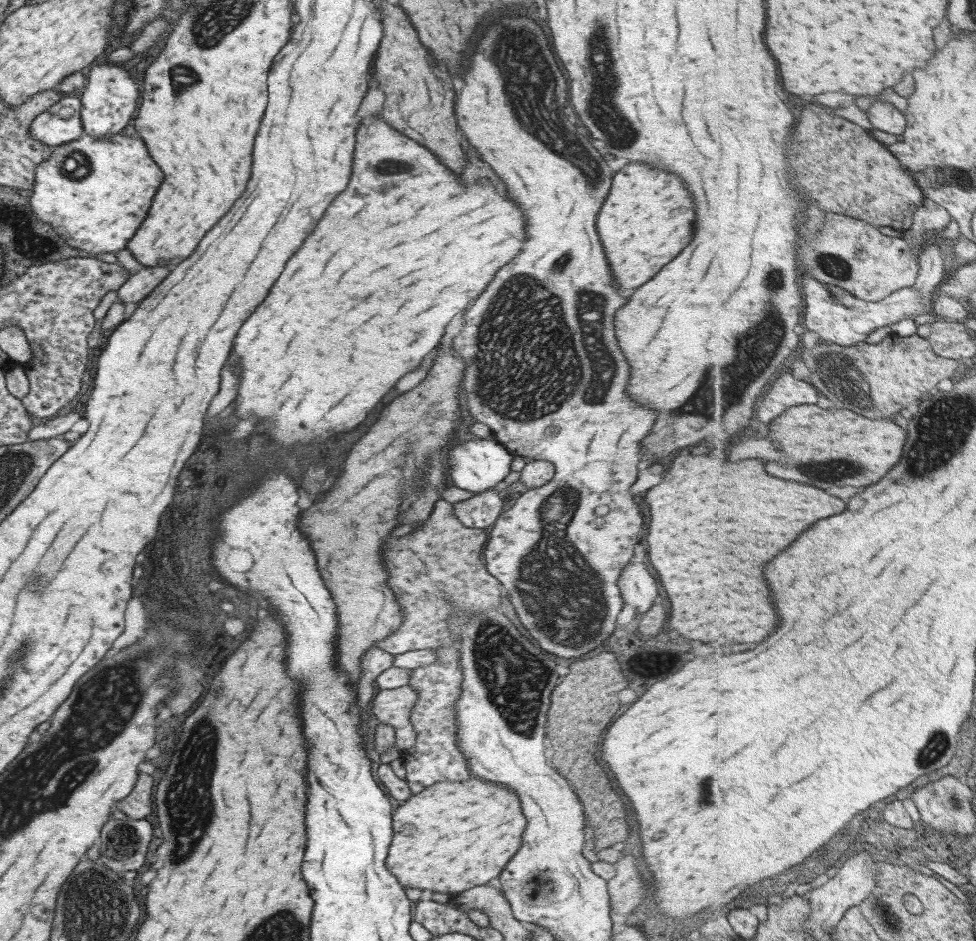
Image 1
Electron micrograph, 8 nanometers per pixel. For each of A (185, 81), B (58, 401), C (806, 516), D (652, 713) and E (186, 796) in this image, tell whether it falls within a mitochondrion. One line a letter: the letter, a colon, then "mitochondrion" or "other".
A: mitochondrion
B: other
C: other
D: other
E: mitochondrion

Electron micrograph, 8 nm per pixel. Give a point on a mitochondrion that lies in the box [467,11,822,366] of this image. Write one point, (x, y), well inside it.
(517, 53)

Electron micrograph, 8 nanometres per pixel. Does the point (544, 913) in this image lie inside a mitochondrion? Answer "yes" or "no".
no

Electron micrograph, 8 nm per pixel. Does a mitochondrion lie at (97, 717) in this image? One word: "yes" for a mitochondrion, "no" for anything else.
yes

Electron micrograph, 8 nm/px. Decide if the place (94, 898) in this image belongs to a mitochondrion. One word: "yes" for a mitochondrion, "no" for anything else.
yes

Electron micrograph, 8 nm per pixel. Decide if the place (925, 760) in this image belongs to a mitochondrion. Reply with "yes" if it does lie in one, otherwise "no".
no

